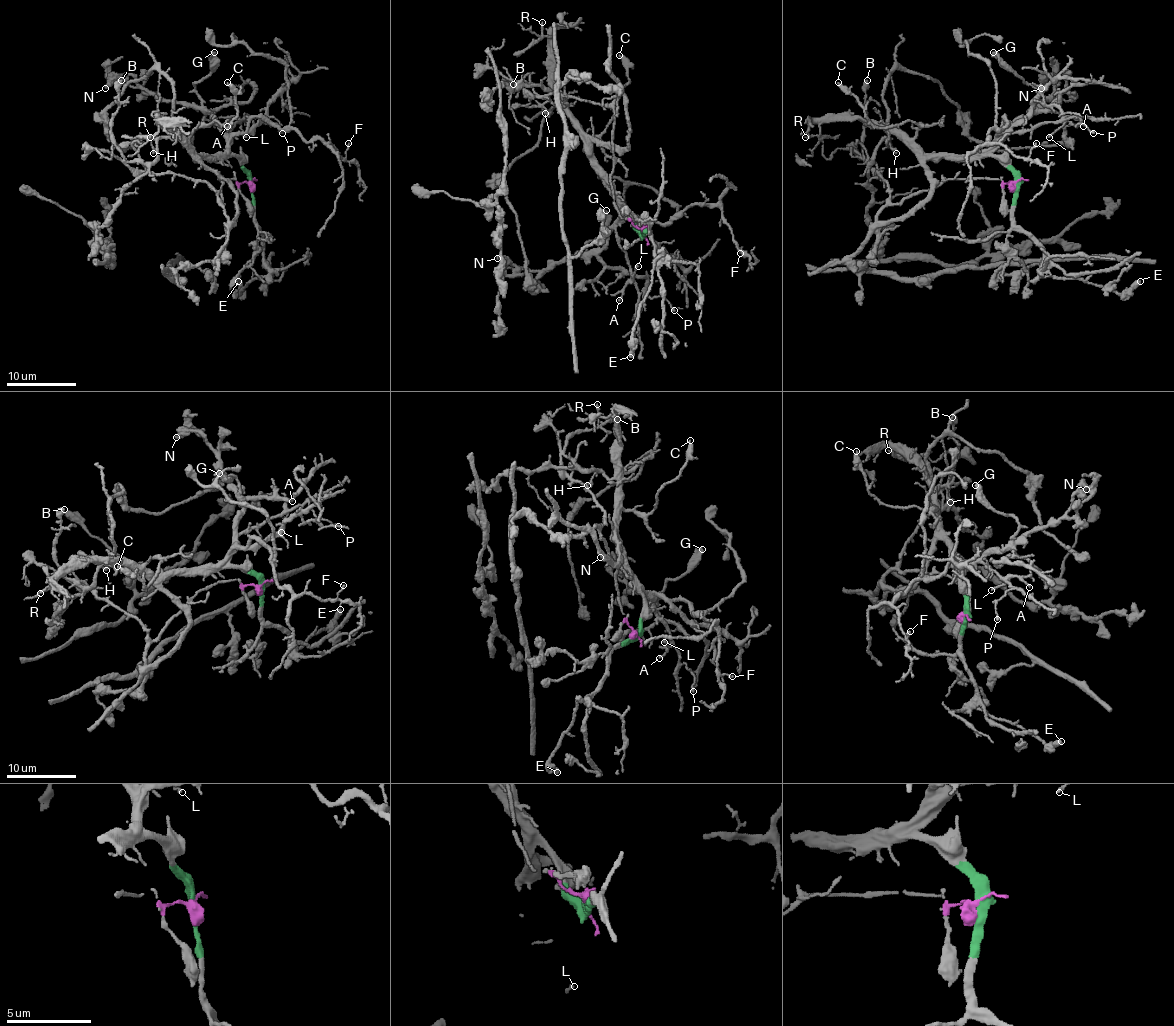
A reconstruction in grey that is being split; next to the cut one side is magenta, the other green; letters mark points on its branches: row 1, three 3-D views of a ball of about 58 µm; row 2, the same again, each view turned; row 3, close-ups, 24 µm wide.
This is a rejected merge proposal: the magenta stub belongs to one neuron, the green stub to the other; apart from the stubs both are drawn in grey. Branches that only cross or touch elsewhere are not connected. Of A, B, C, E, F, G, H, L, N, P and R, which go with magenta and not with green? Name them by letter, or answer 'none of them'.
none of them

